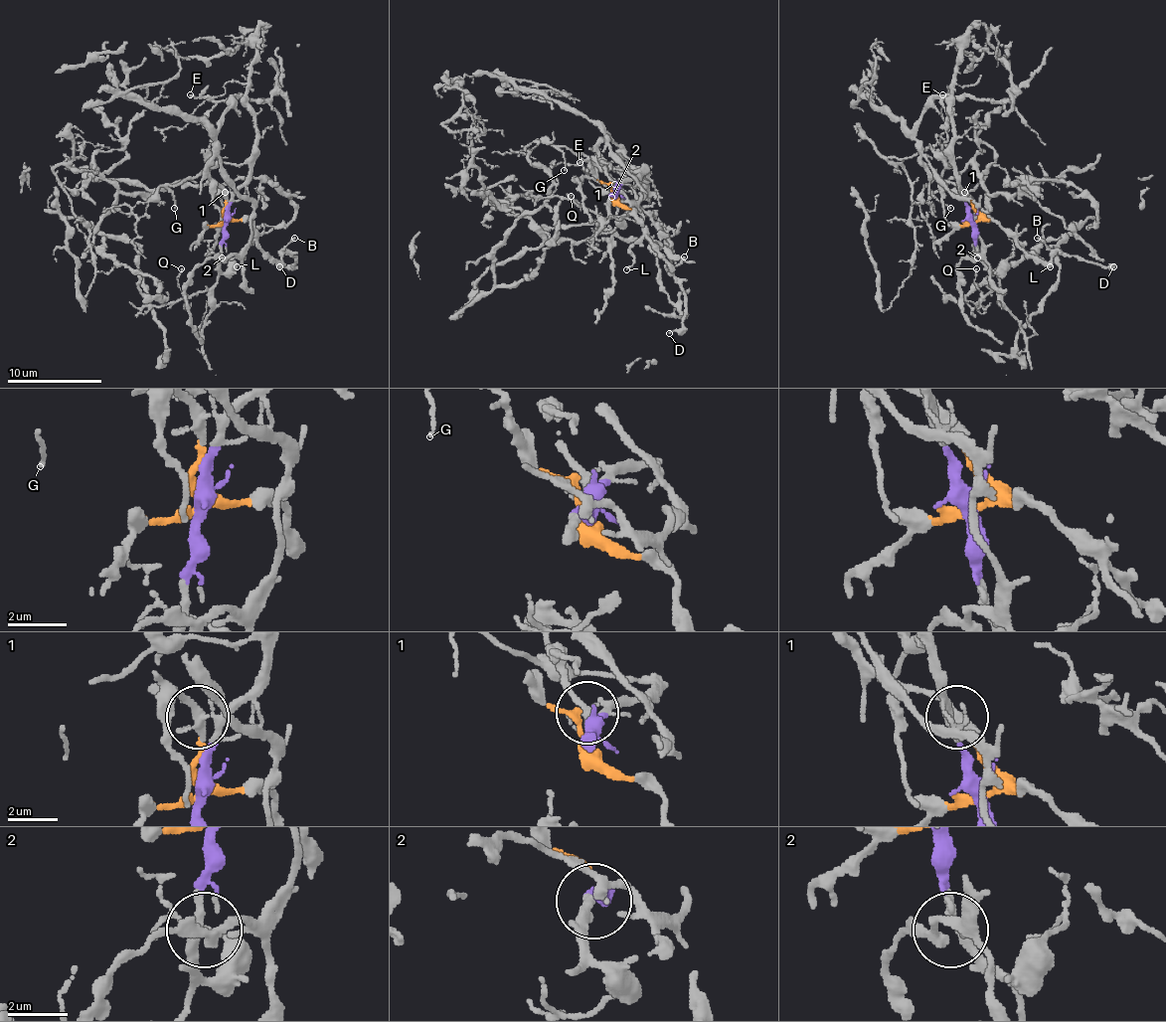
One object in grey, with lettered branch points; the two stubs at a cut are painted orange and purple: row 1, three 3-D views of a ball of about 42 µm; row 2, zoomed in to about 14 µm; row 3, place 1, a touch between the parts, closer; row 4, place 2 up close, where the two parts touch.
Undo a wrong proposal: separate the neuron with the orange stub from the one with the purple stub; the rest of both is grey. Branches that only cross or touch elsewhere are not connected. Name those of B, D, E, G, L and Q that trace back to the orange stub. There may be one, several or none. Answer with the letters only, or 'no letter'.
B, D, E, L

